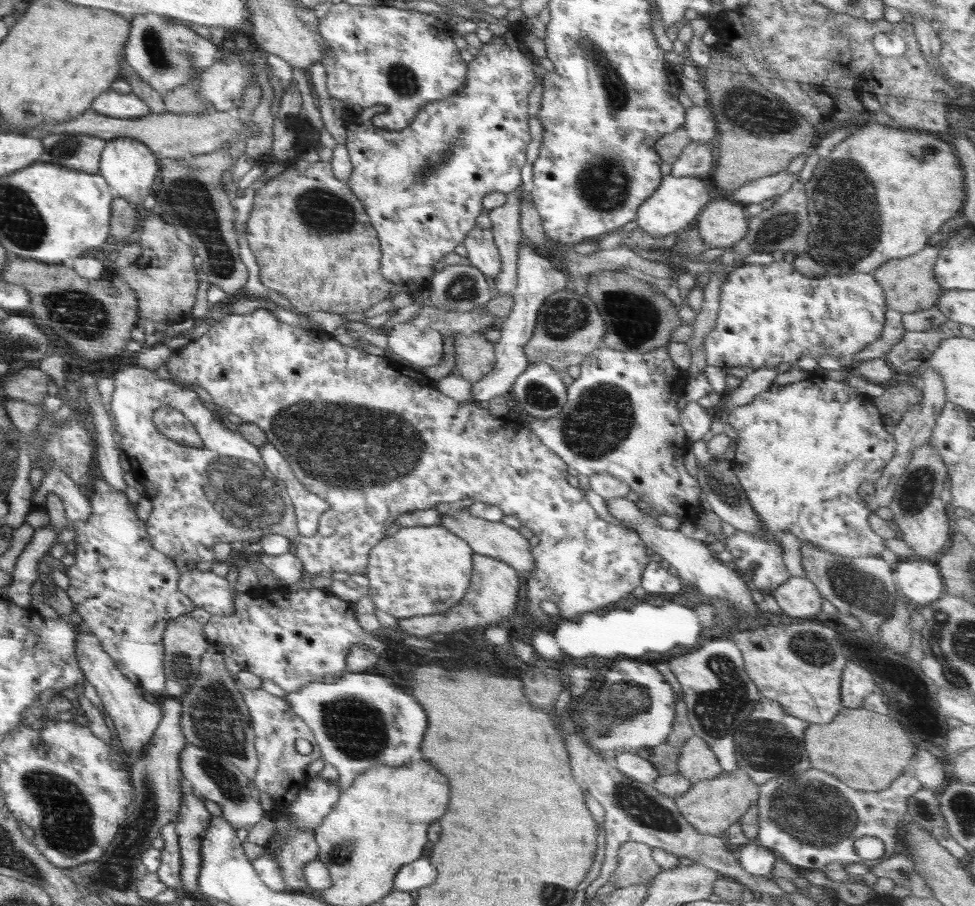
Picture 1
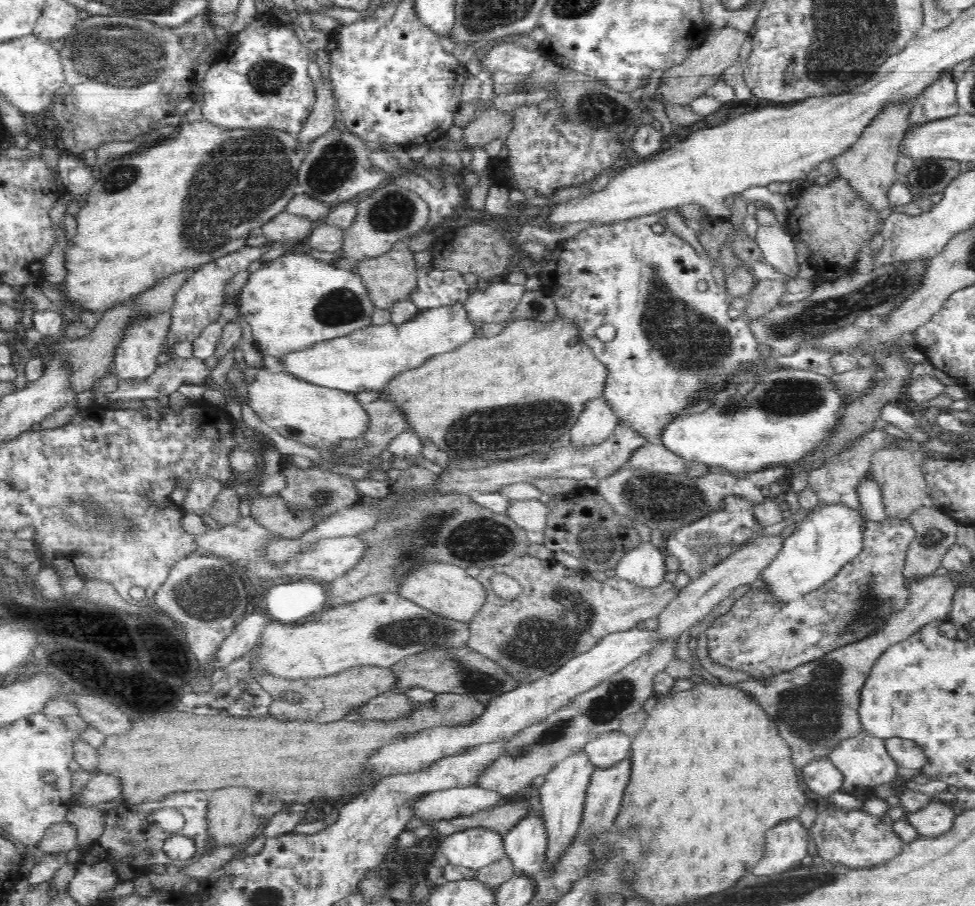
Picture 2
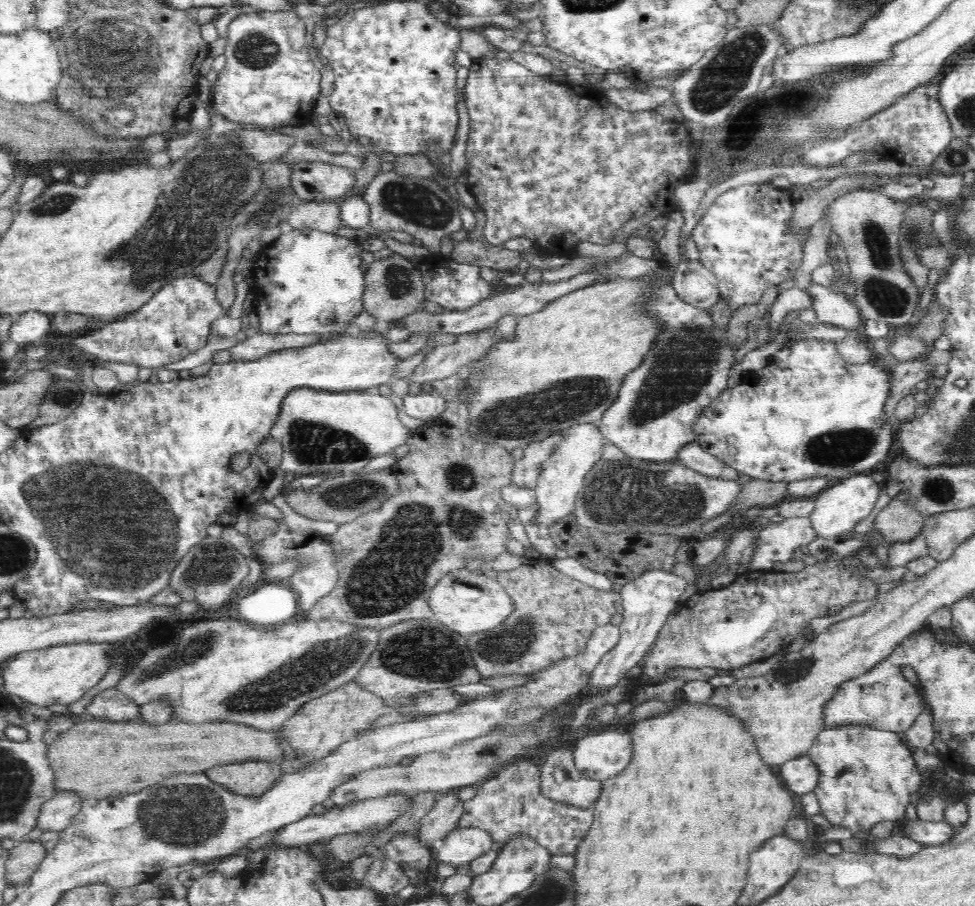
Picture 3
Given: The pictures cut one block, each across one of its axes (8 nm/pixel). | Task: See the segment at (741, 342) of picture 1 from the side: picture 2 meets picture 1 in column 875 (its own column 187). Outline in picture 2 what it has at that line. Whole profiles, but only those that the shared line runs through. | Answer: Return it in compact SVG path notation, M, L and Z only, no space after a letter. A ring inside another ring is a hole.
M271 241L266 246L260 248L246 247L242 250L221 256L217 260L203 264L195 270L192 276L189 276L185 283L179 288L174 297L174 304L171 308L172 322L167 332L167 337L164 344L164 351L170 354L173 353L173 346L176 342L193 342L196 340L203 328L208 324L221 320L220 310L225 303L224 290L229 280L238 272L246 271L251 262L260 260L260 257L265 252L268 252L272 246L276 248L277 252L288 250L290 246L297 241Z

